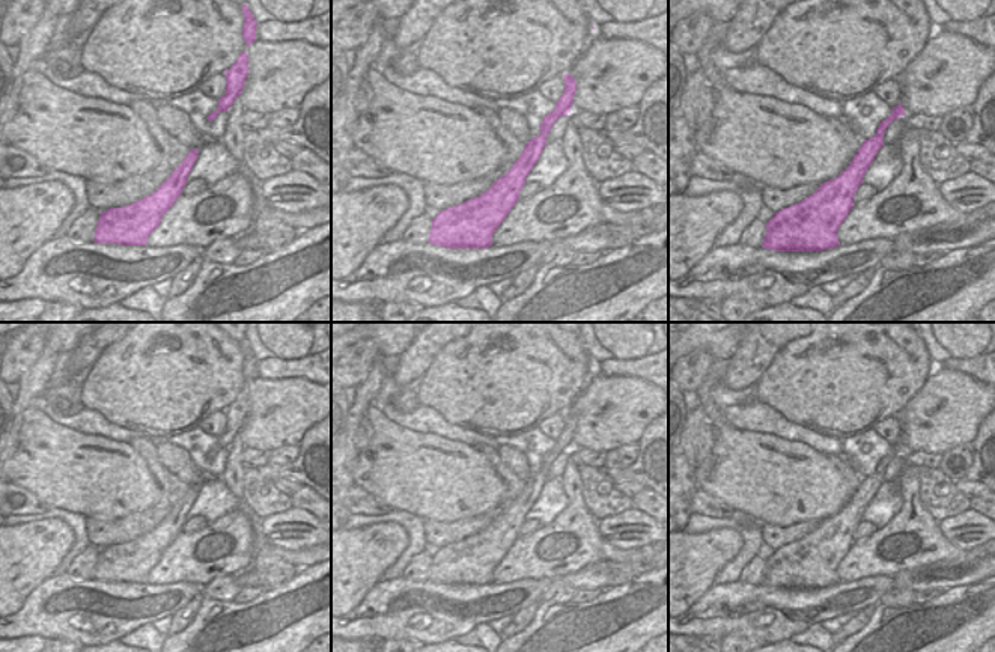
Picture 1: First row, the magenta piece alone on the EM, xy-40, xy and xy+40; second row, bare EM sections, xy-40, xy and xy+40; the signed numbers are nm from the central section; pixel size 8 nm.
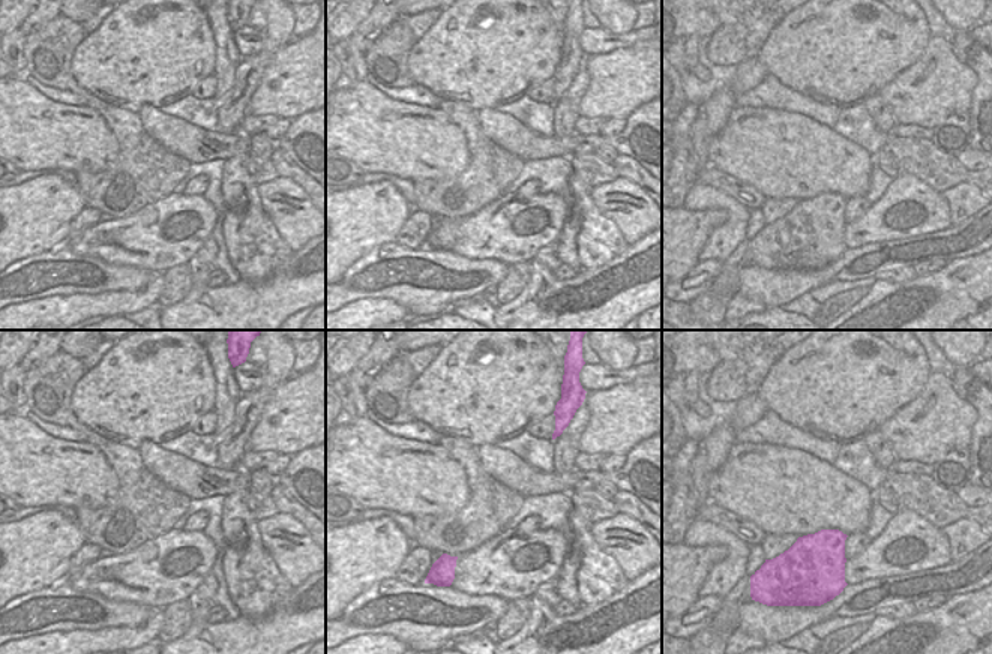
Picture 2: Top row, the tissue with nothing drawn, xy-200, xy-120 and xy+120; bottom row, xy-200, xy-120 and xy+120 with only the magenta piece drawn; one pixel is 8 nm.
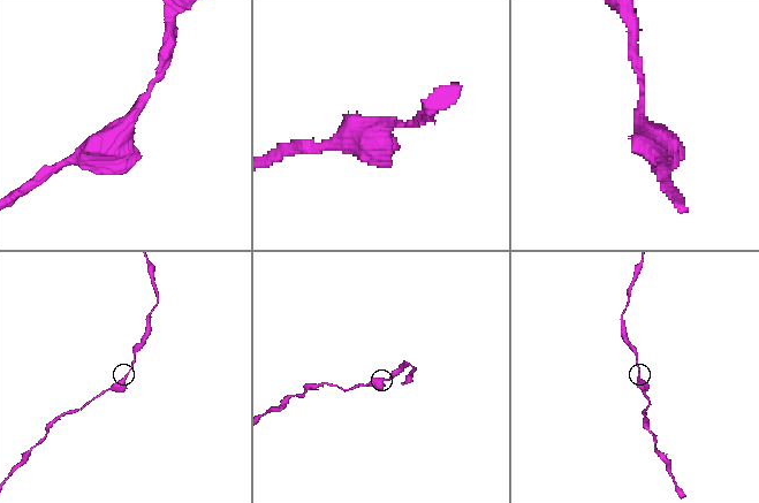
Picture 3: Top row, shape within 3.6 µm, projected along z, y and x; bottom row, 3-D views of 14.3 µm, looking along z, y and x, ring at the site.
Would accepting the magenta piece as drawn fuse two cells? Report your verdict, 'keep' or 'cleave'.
keep

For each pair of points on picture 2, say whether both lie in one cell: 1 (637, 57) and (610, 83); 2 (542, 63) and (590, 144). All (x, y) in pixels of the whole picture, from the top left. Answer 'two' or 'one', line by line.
1: one
2: two

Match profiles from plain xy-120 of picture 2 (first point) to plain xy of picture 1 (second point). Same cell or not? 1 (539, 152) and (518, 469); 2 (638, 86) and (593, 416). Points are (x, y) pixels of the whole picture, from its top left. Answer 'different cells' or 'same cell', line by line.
1: same cell
2: same cell

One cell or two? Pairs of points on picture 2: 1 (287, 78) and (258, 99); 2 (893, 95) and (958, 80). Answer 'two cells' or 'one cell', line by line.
1: one cell
2: one cell

